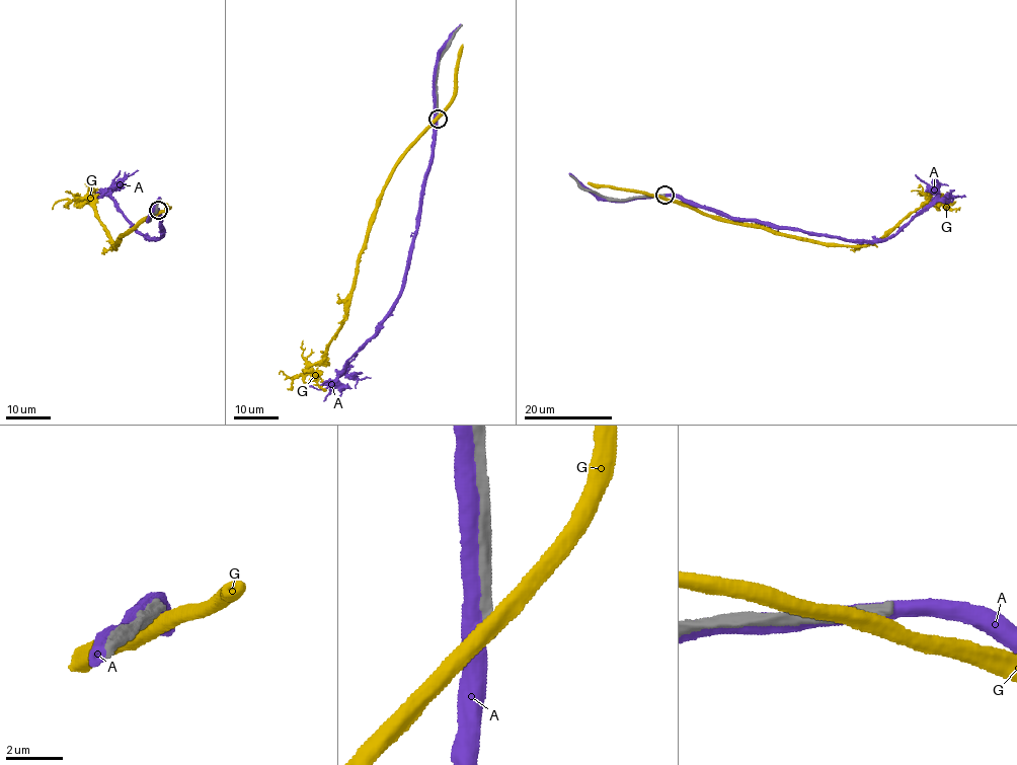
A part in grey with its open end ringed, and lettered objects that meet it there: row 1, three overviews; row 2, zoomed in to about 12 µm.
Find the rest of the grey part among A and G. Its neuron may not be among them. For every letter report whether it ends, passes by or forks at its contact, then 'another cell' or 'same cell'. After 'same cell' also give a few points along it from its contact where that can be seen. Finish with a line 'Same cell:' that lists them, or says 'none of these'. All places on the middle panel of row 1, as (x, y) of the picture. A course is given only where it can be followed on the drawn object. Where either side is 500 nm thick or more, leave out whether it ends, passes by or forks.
A: another cell
G: another cell
Same cell: none of these

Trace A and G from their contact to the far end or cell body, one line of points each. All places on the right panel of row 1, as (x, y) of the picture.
A: (656, 196), (680, 196), (731, 217), (757, 219), (843, 239), (885, 239), (934, 199), (938, 183), (935, 177)
G: (662, 196), (725, 222), (840, 246), (874, 242), (926, 202), (947, 201), (945, 210)

